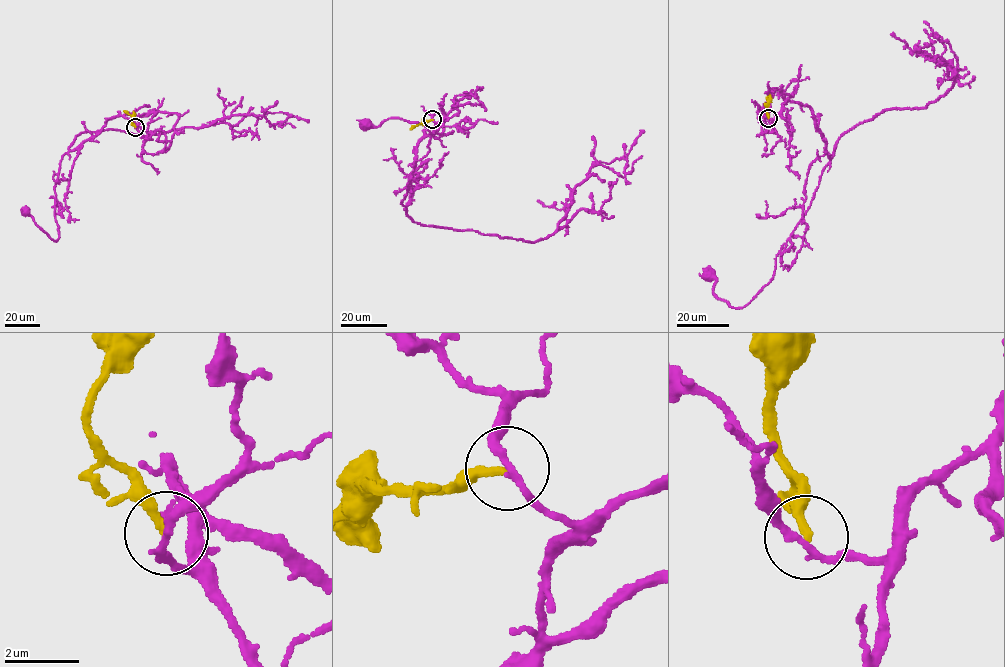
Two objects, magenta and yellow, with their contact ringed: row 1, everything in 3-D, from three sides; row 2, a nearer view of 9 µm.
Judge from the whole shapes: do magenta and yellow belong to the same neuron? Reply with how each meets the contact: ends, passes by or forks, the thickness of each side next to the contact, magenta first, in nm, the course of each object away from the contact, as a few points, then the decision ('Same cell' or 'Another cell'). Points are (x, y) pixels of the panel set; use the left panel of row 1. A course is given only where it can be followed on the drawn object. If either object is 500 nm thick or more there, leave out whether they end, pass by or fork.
At the ring magenta passes by. At the ring yellow ends. Thickness 180 nm (magenta) against 240 nm. Course of magenta: (135, 127), (121, 115), (109, 119), (101, 131), (62, 157), (54, 189), (56, 241), (26, 210). Course of yellow: (135, 127), (132, 116), (123, 110). Another cell

